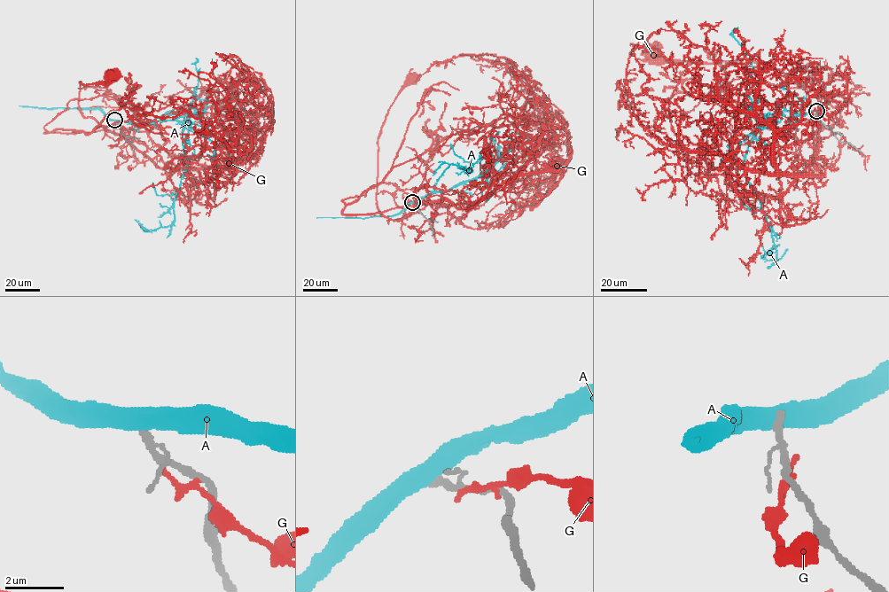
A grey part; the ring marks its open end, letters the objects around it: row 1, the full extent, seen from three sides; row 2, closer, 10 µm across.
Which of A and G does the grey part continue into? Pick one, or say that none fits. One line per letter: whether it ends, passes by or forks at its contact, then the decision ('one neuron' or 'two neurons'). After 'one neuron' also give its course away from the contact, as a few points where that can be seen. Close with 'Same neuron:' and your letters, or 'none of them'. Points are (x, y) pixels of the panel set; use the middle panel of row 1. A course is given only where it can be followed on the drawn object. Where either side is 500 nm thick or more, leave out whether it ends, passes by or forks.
A: two neurons
G: it ends | two neurons
Same neuron: none of them

